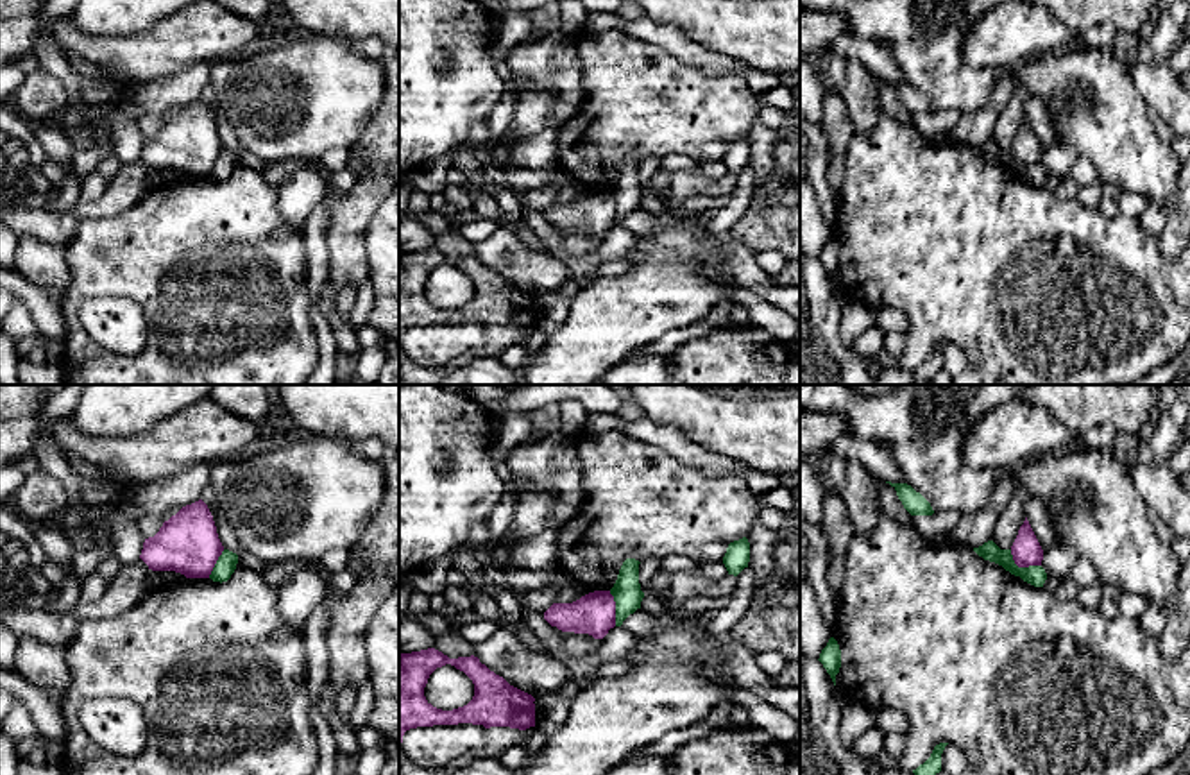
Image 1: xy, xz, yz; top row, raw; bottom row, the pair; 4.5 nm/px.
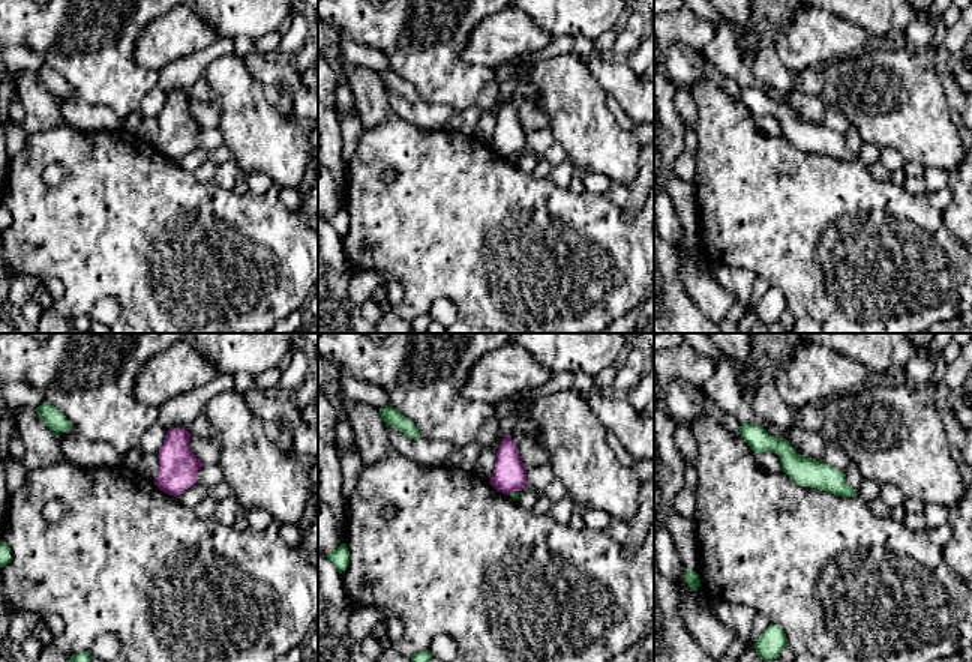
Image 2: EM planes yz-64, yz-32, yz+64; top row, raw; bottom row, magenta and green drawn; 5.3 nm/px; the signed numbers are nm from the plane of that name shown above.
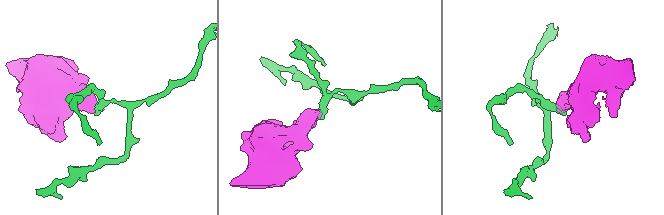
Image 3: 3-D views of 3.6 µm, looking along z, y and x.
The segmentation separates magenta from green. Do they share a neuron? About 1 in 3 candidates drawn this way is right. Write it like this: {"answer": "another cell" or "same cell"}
{"answer": "another cell"}

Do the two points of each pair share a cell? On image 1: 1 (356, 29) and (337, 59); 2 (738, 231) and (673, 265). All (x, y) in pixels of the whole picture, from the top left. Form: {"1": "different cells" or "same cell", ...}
{"1": "different cells", "2": "different cells"}

